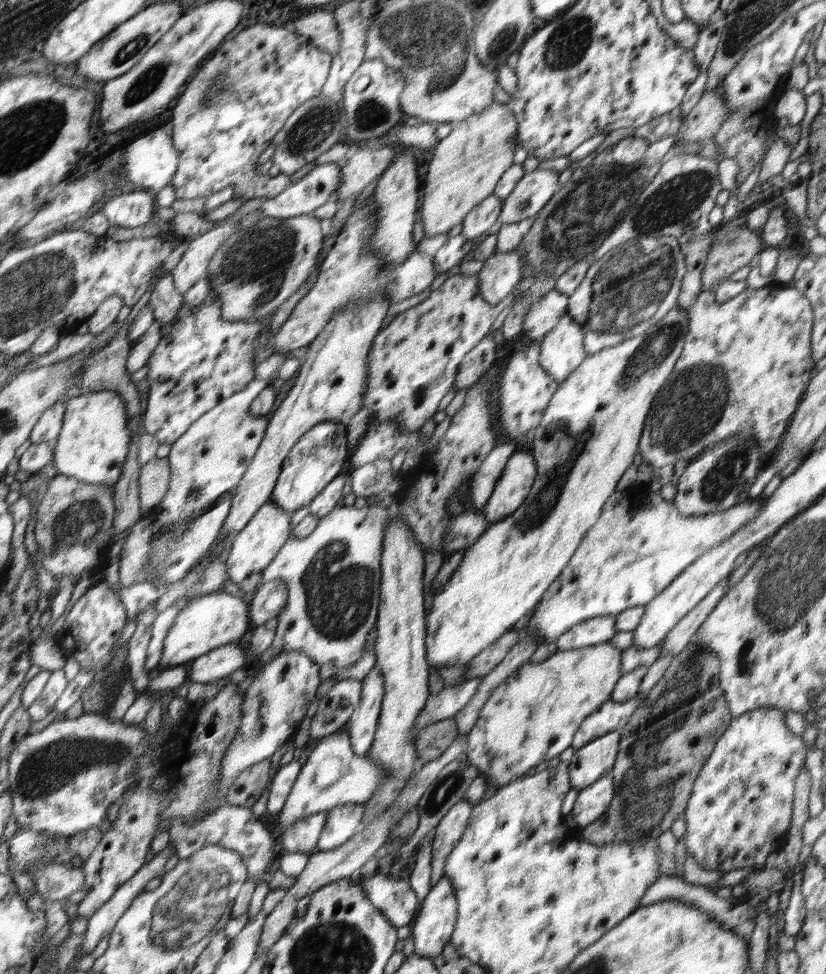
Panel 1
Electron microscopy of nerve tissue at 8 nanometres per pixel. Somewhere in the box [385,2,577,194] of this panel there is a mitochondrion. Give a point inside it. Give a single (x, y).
(503, 41)

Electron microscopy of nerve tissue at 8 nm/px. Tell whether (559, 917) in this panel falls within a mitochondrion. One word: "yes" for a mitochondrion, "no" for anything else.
no

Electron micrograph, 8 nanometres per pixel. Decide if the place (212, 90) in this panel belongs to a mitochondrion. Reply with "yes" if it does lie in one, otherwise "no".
yes

